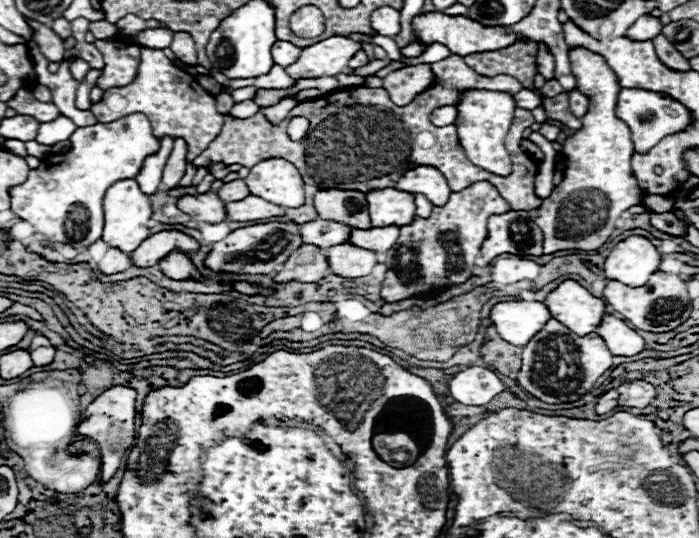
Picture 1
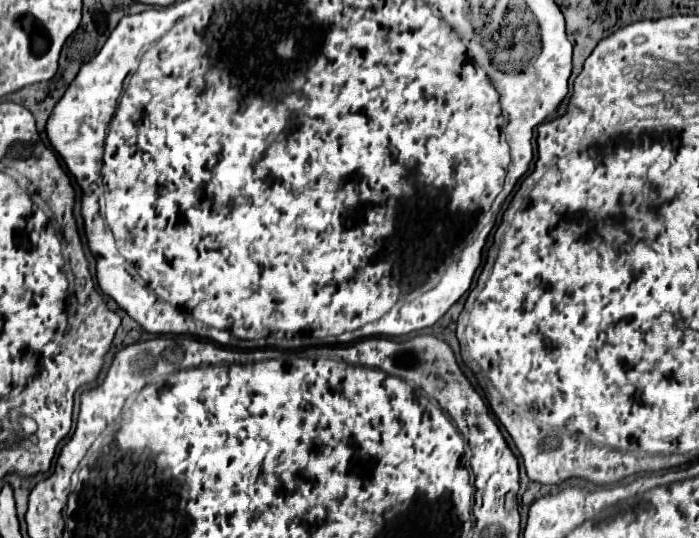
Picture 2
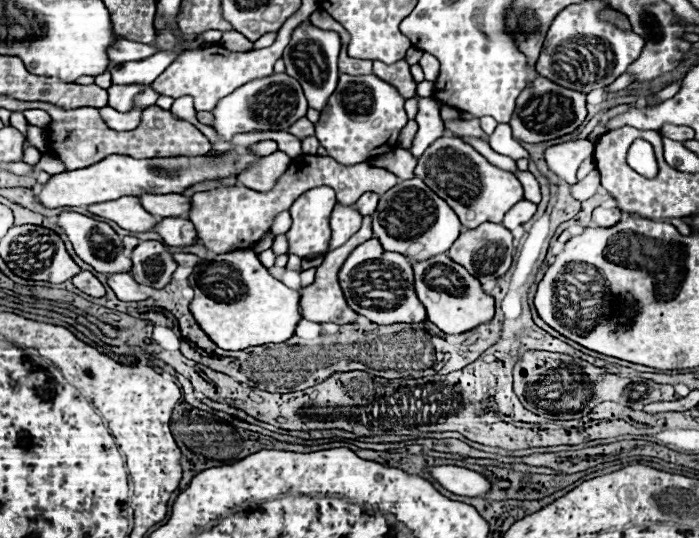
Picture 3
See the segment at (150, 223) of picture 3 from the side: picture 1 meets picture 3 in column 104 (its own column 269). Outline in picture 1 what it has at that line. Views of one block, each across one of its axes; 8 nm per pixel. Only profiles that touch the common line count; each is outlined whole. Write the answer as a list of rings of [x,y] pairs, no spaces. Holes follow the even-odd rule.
[[[252,194],[240,202],[228,202],[226,210],[228,210],[228,220],[234,220],[234,222],[266,220],[266,218],[286,214],[284,208],[280,208],[268,200],[262,200],[260,196],[252,196]]]

